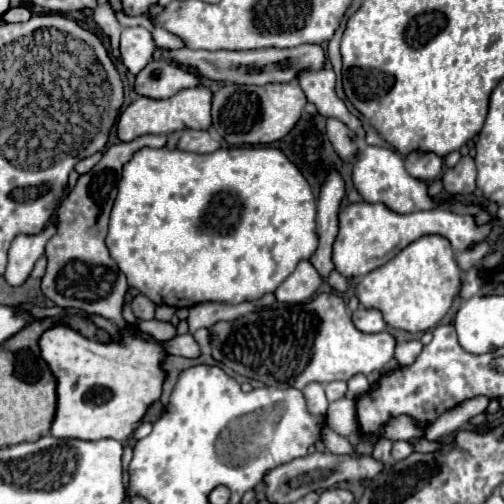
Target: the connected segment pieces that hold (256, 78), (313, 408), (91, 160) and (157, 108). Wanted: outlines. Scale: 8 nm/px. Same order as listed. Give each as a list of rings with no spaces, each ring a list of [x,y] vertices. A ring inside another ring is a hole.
[[[302,44],[296,48],[262,48],[262,50],[164,50],[166,60],[174,60],[184,68],[196,68],[200,76],[218,82],[234,82],[234,84],[268,84],[268,82],[292,82],[296,74],[304,68],[322,68],[324,66],[324,50],[318,44]]]
[[[320,382],[308,384],[302,392],[308,400],[308,410],[312,414],[324,414],[328,410],[328,400],[326,400],[326,394],[324,394],[324,386]]]
[[[96,152],[96,154],[92,154],[92,156],[84,158],[84,160],[80,160],[80,162],[76,164],[76,172],[78,172],[78,174],[90,172],[90,170],[92,170],[92,166],[94,166],[94,164],[96,164],[100,158],[102,158],[102,152]]]
[[[204,86],[186,88],[166,100],[154,100],[148,96],[138,96],[130,106],[126,106],[118,118],[116,134],[122,142],[130,142],[144,134],[170,134],[182,128],[196,128],[206,130],[210,128],[210,100],[212,94]]]

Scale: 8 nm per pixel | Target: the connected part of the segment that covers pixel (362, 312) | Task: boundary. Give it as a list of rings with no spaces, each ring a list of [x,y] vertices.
[[[358,306],[358,310],[352,314],[352,322],[360,332],[366,332],[366,334],[386,330],[386,322],[382,320],[382,314],[378,310],[368,310],[364,306]]]

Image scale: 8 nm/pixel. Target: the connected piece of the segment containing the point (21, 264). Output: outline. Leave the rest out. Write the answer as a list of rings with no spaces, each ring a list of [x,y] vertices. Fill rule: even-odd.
[[[56,222],[50,223],[40,234],[32,234],[32,236],[20,234],[14,238],[8,252],[8,268],[4,272],[8,284],[20,286],[28,278],[36,260],[44,256],[46,242],[54,236],[54,232],[56,232]]]

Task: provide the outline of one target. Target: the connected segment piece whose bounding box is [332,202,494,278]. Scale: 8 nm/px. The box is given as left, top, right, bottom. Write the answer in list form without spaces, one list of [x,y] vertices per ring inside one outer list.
[[[354,202],[348,204],[340,210],[338,214],[340,220],[340,232],[334,242],[334,266],[336,270],[346,276],[346,278],[358,278],[374,268],[386,264],[392,260],[402,248],[406,248],[410,242],[418,240],[424,234],[440,234],[450,240],[454,250],[466,250],[470,244],[484,242],[494,228],[492,224],[476,226],[472,216],[462,216],[450,210],[434,208],[434,210],[420,210],[420,212],[410,212],[410,214],[396,214],[388,210],[384,204],[368,204],[368,202]]]

